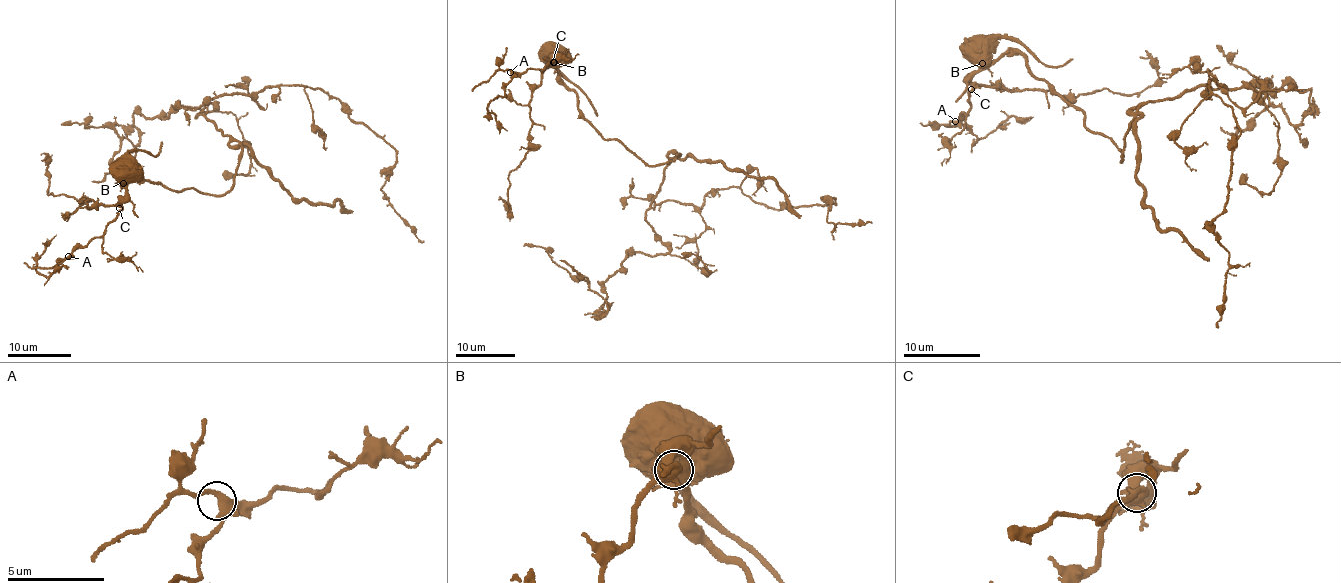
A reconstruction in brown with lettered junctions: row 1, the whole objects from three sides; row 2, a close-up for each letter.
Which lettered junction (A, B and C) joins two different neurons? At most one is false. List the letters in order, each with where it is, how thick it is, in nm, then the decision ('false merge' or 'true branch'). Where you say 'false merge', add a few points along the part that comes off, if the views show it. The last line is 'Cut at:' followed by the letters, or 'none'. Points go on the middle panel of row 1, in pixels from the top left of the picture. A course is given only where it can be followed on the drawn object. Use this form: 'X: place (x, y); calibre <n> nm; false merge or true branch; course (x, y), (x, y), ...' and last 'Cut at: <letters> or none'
A: place (510, 72); calibre 380 nm; true branch
B: place (554, 62); calibre 600 nm; false merge; course (554, 61), (588, 99), (597, 116)
C: place (553, 62); calibre 400 nm; true branch
Cut at: B

